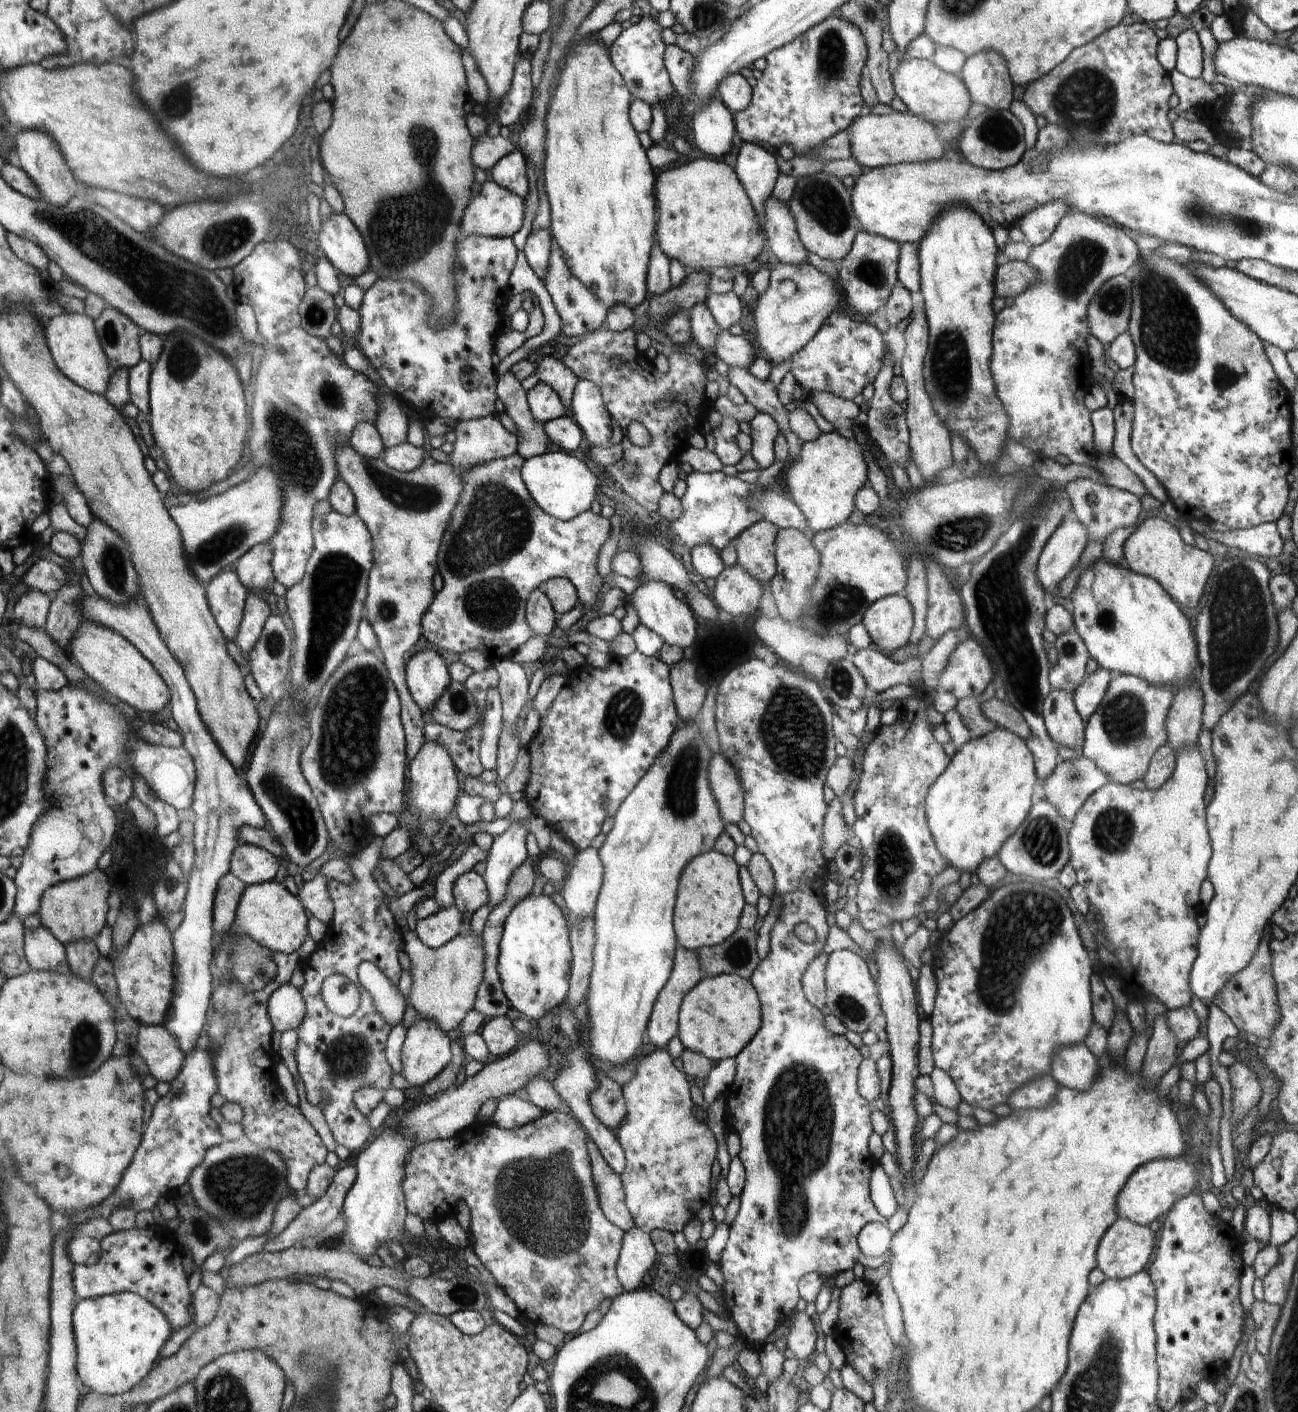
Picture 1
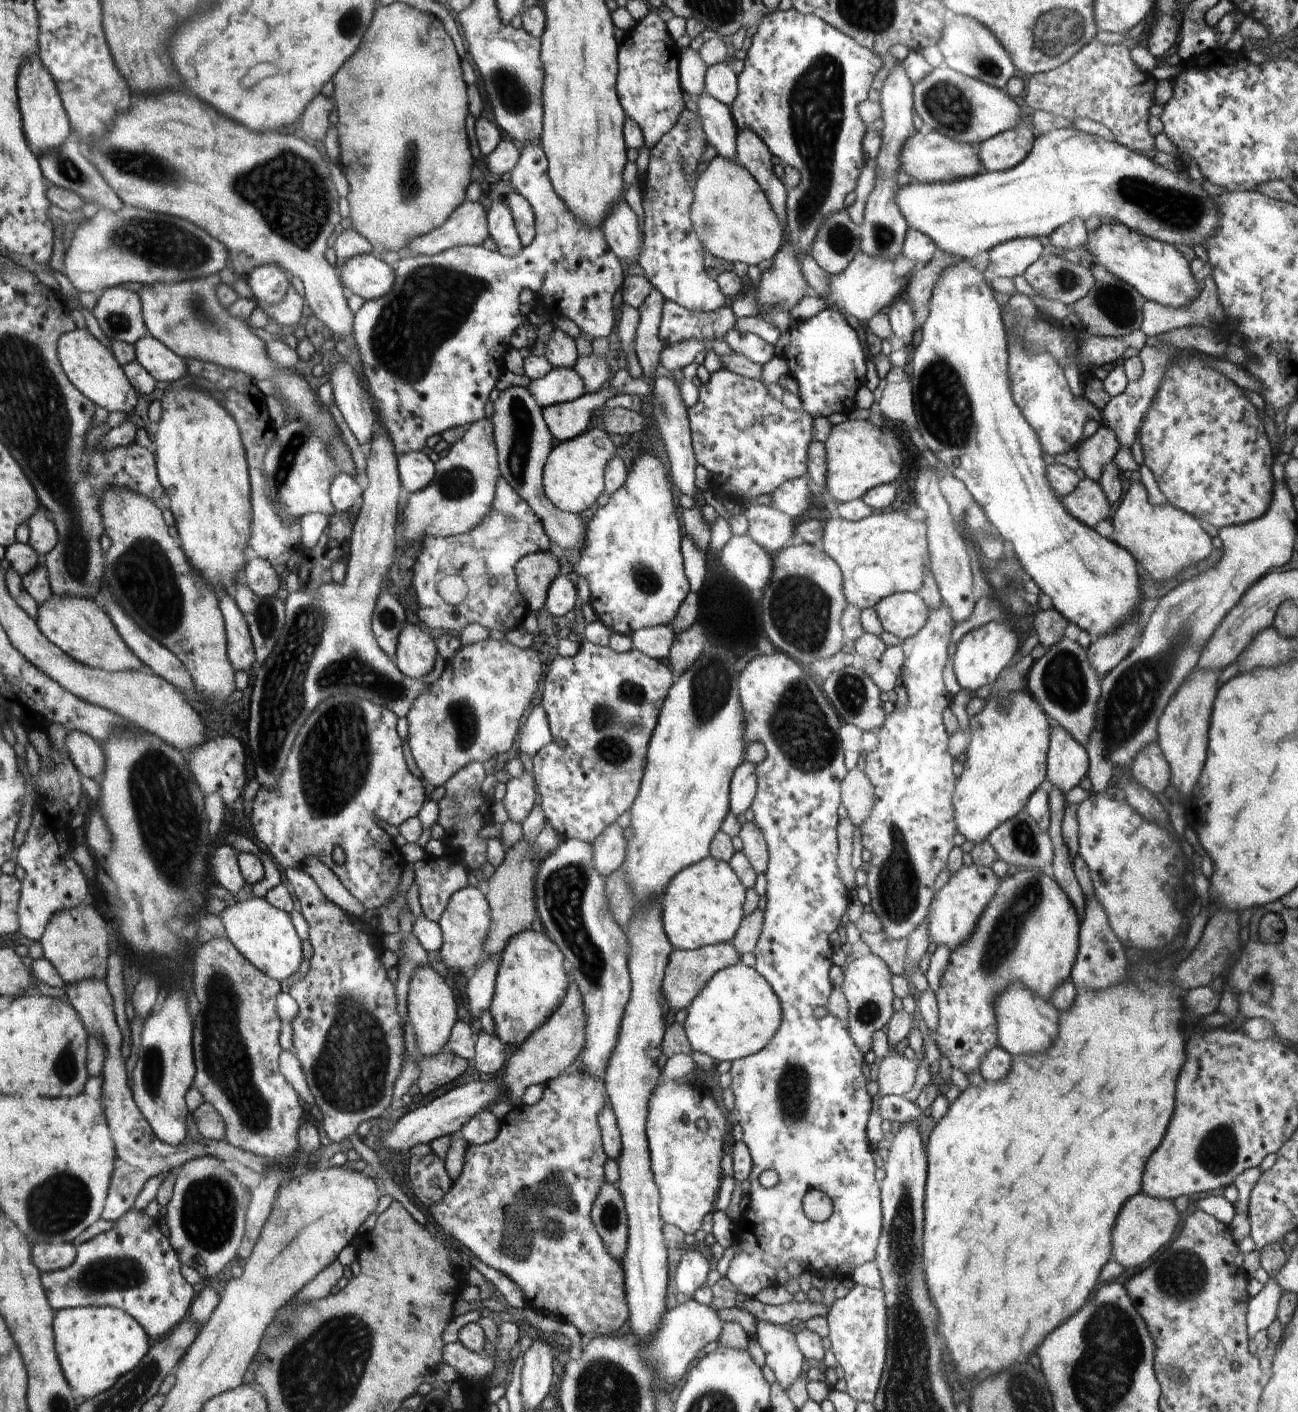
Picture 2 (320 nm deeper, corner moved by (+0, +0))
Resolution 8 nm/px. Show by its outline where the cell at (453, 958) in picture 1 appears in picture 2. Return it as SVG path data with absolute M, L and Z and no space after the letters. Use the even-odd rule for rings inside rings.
M521 839L505 851L505 857L499 867L488 877L487 900L492 901L492 928L485 941L485 956L500 955L508 941L518 933L531 929L538 914L535 896L535 879L539 872L541 855L536 843Z

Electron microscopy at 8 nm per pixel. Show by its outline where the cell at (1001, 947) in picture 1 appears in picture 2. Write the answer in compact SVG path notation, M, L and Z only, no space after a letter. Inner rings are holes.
M1027 870L1002 879L971 940L949 954L948 966L935 994L939 1012L937 1047L954 1068L960 1068L964 1074L974 1072L983 1062L983 1056L999 1046L995 1000L1008 985L1020 981L1030 991L1050 1000L1052 990L1071 976L1079 947L1079 928L1079 914L1052 877Z

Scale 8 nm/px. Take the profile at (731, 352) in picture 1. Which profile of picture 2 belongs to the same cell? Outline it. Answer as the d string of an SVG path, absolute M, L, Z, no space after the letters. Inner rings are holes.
M732 329L726 333L723 340L735 353L746 356L752 362L762 366L776 356L775 346L754 333L740 333L738 330Z

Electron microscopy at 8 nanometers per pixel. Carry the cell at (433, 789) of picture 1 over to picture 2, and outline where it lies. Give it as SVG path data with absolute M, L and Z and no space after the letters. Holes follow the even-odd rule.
M491 637L461 645L451 659L446 660L440 678L416 697L405 716L408 721L407 741L423 778L432 786L442 786L455 772L474 760L484 763L494 756L505 756L505 752L516 745L520 718L538 692L540 676L542 664L533 646L523 649L506 638L497 640Z

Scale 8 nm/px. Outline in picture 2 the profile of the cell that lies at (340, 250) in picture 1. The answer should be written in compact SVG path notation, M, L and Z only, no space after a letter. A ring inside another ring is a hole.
M374 254L348 259L341 276L342 283L366 301L380 299L388 294L396 280L393 267Z

